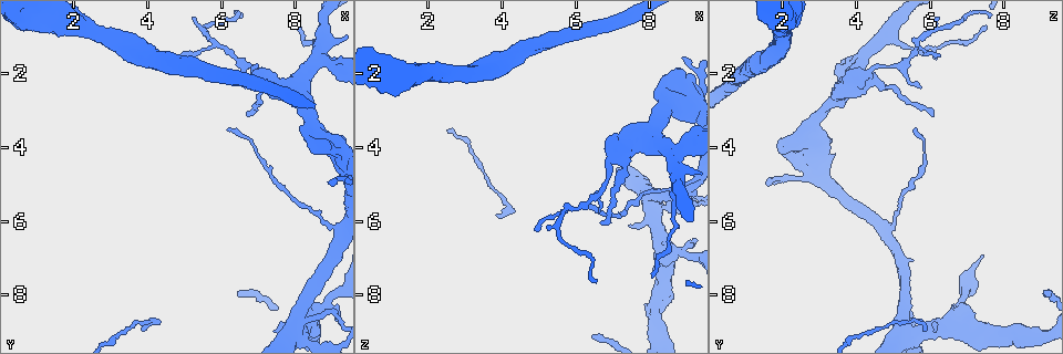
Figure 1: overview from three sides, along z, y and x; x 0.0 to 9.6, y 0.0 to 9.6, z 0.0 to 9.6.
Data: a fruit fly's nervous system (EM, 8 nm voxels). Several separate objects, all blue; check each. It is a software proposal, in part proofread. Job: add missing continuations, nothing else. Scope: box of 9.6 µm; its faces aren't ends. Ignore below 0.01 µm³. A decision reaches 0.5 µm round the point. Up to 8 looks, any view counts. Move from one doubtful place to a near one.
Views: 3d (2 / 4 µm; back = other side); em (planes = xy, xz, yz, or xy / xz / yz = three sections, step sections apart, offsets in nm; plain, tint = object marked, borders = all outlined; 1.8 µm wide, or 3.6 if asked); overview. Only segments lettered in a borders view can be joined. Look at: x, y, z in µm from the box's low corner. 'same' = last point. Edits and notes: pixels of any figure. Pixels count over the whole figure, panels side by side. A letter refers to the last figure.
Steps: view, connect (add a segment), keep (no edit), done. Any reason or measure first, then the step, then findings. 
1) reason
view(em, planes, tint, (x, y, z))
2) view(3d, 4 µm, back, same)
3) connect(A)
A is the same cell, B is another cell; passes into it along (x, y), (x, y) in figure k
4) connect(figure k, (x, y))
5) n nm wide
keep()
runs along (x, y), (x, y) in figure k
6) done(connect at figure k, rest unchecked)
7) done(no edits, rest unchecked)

branch stops here
view(3d, 2 µm, (3.90, 8.90, 5.85))

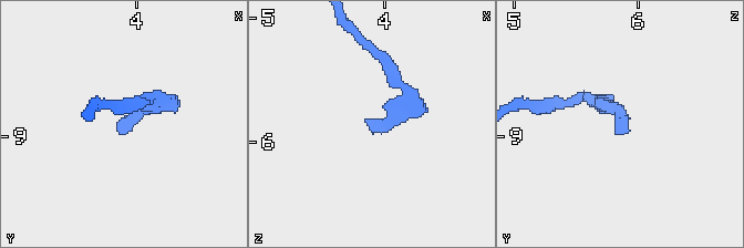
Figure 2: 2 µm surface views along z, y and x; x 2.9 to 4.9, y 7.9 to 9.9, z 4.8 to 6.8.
need the tissue
view(em, 3.6 µm, xz, step 8, tint, (3.86, 8.96, 5.84))

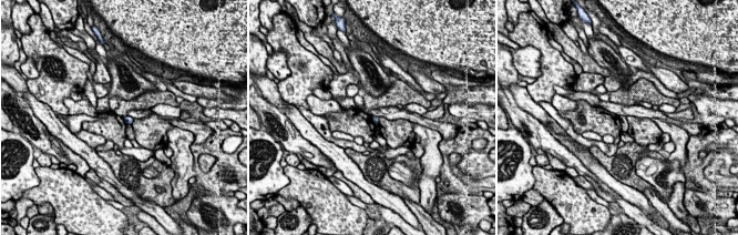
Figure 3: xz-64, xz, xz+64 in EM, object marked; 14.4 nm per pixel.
view(em, 3.6 µm, xz, step 8, borders, same)

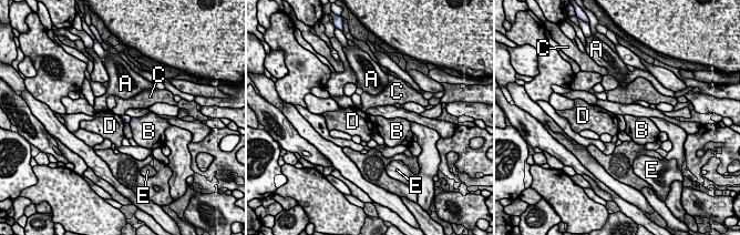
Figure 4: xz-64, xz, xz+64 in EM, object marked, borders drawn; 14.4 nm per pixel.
keep()
A, B, C, D and E are other cells; border along (120, 116), (124, 122) in figure 4; no lettered segment goes on from it

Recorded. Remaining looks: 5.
free end
view(em, xz, step 16, borders, (7.50, 9.00, 6.15))

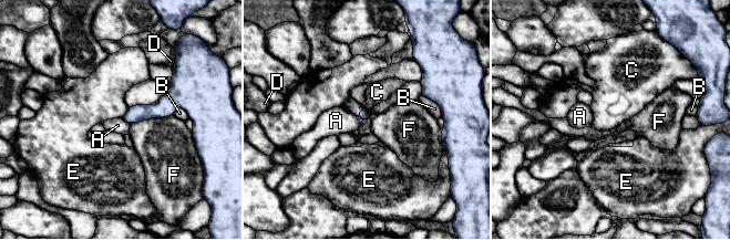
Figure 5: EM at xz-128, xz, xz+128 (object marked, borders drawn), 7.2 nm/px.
view(em, planes, borders, same)

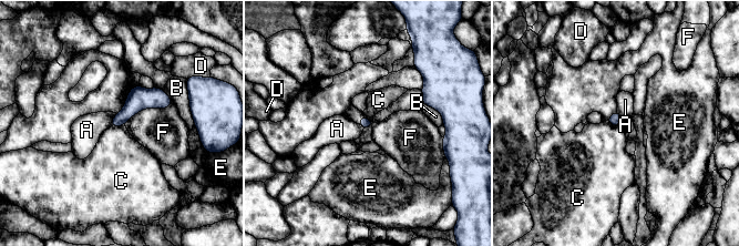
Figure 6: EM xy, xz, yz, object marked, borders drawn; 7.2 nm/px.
F touches over 400 nm
keep()
A, B, C, D, E and F are other cells; no lettered segment goes on from it

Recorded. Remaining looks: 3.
four-way junction
view(3d, 4 µm, (8.60, 1.65, 4.15))

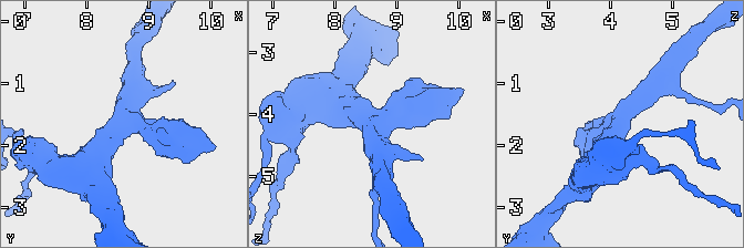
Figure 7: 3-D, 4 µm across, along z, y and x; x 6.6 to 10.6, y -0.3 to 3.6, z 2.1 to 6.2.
need the tissue
view(em, xy, step 16, tint, (8.60, 1.60, 4.15))

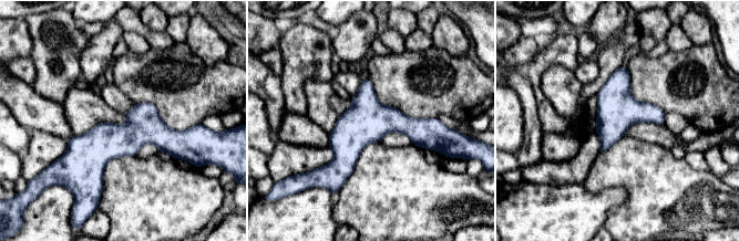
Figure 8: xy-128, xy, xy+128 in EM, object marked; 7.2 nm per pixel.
see the neighbours
view(em, xy, step 16, borders, same)

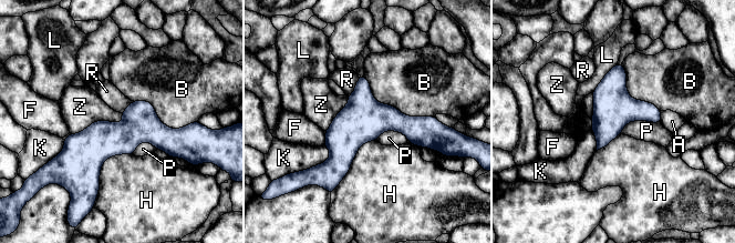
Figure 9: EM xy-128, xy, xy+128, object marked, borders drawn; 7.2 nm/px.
190 nm wide; B touches over 600 nm
keep()
A, B, F, H, K, L, P, R and Z are other cells; none of them fits

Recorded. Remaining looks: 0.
done(no edits, rest unchecked)

